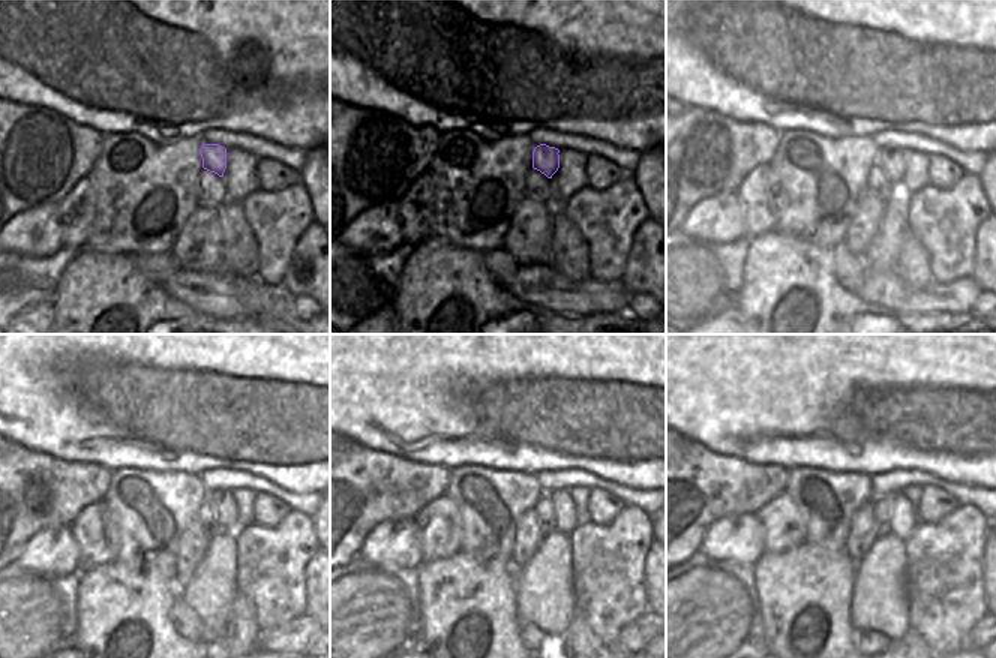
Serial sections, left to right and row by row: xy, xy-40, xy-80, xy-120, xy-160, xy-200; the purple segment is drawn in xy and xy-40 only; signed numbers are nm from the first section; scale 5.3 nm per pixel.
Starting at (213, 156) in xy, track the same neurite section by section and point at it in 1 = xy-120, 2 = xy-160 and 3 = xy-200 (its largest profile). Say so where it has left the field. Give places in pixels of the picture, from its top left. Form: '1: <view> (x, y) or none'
1: xy-120 (222, 501)
2: xy-160 (564, 516)
3: xy-200 (903, 519)

